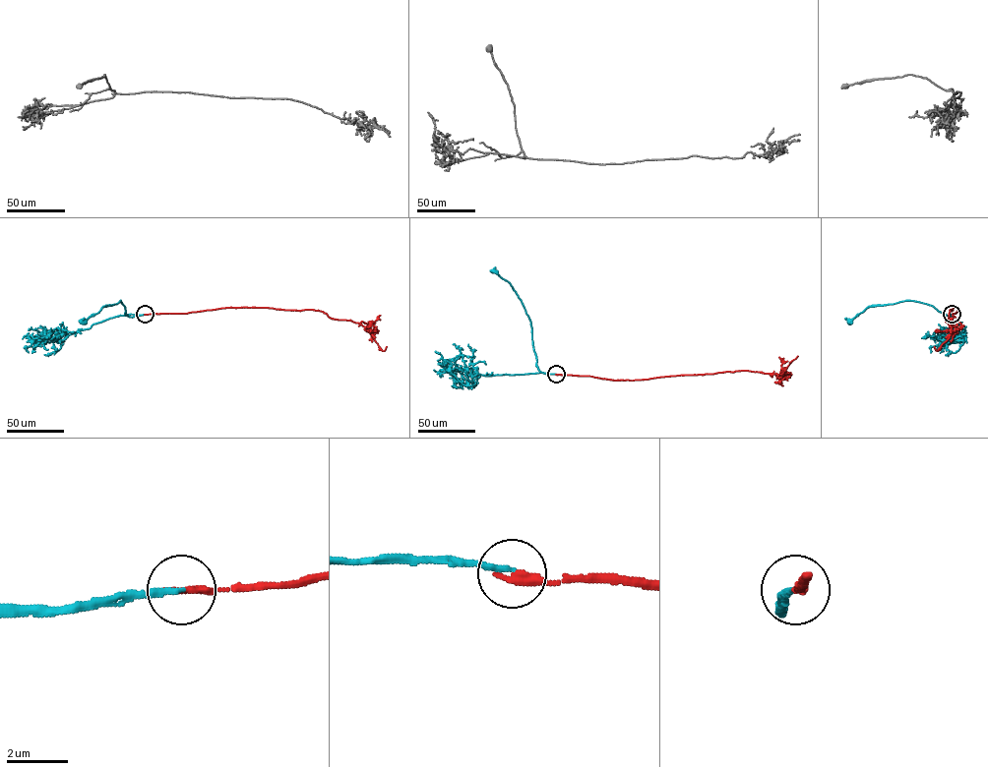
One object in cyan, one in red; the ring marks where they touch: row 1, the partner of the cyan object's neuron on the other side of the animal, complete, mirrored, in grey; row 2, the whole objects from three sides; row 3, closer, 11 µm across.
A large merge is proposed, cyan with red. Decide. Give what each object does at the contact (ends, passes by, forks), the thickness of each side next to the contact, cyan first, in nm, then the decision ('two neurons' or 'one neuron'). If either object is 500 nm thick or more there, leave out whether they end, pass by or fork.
cyan ends; red ends; calibres 200 and 280 nm; one neuron

